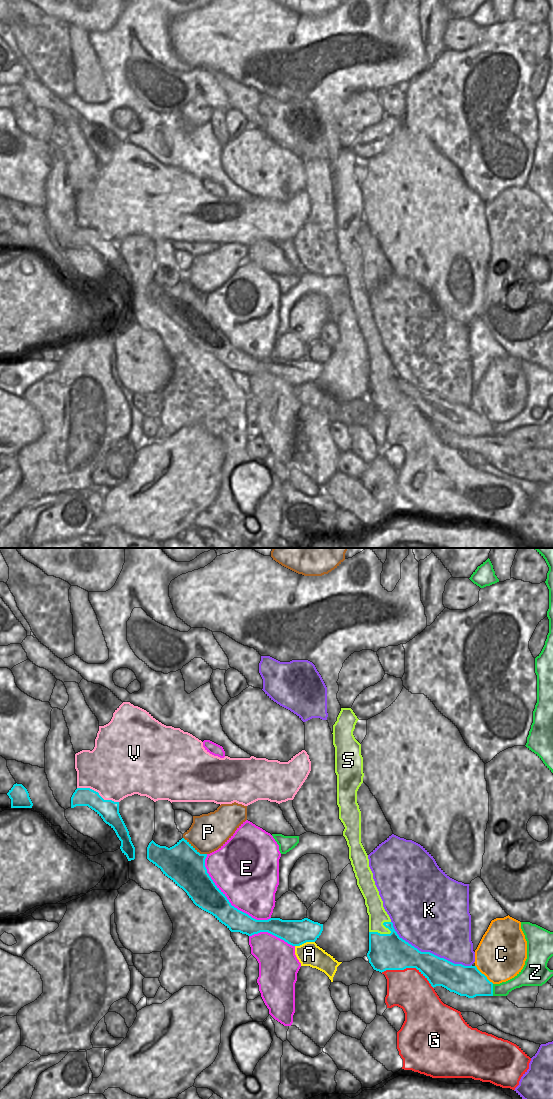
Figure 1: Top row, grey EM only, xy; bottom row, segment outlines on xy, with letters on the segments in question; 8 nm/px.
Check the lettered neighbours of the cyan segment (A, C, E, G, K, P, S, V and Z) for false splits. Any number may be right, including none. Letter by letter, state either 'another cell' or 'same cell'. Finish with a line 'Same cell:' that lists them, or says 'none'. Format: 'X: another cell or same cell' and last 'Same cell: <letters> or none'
A: another cell
C: another cell
E: another cell
G: another cell
K: another cell
P: another cell
S: another cell
V: another cell
Z: another cell
Same cell: none

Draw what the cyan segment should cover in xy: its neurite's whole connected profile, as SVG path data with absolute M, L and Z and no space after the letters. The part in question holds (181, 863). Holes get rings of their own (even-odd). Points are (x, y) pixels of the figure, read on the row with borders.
M184 838L170 848L160 846L153 840L147 847L147 859L182 888L196 906L212 914L231 932L248 936L268 932L292 946L315 942L319 938L323 924L308 918L256 920L232 906L207 873L206 857L207 854L200 854Z

